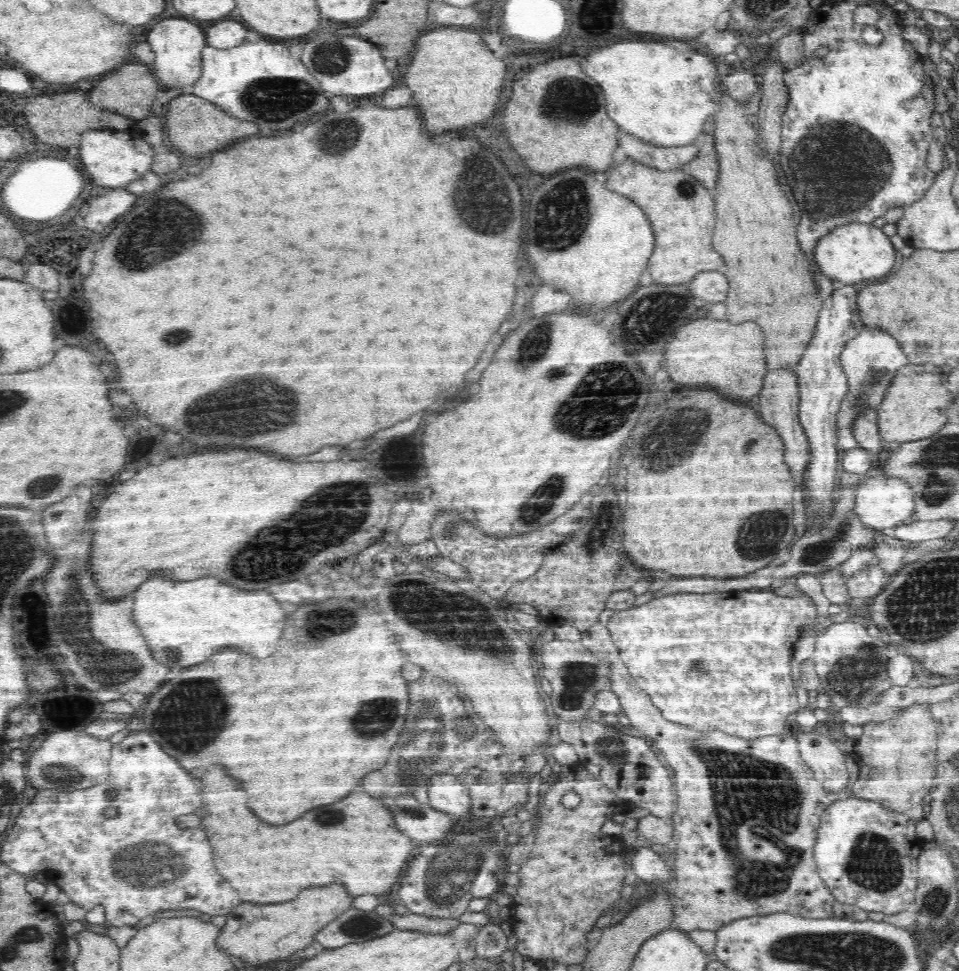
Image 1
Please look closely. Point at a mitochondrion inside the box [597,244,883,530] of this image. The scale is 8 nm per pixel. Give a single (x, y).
(678, 435)

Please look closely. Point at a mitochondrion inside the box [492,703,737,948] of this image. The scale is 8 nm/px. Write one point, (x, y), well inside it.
(610, 748)

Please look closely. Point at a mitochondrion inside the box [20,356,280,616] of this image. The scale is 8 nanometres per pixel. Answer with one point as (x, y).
(41, 484)

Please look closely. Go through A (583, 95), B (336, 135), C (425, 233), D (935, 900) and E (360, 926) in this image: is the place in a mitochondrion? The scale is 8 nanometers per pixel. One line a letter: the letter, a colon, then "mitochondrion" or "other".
A: mitochondrion
B: mitochondrion
C: other
D: mitochondrion
E: mitochondrion

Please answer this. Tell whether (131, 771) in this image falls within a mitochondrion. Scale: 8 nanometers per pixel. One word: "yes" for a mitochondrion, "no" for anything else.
no

